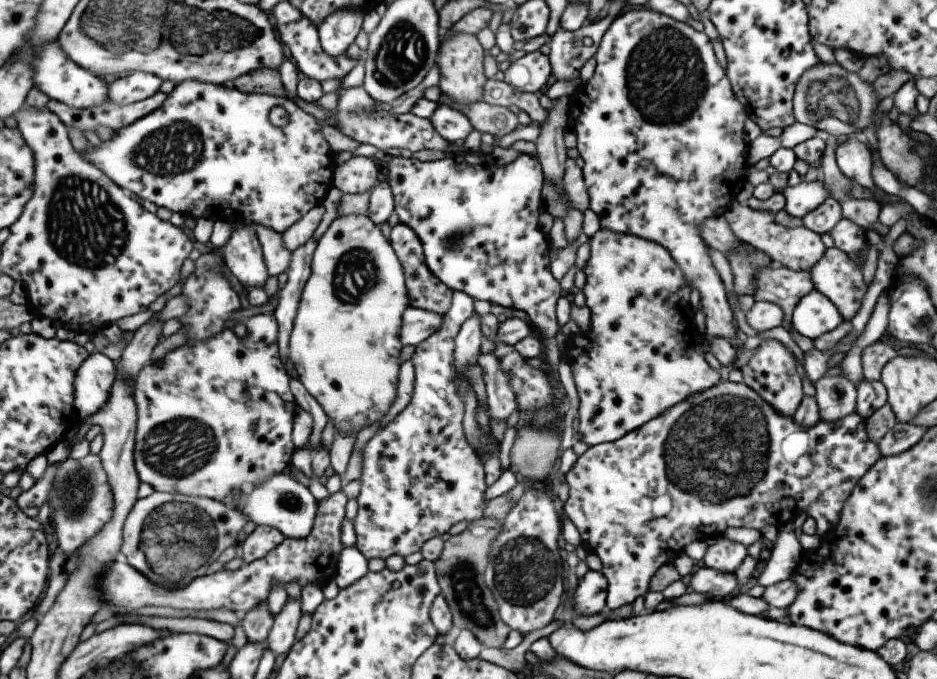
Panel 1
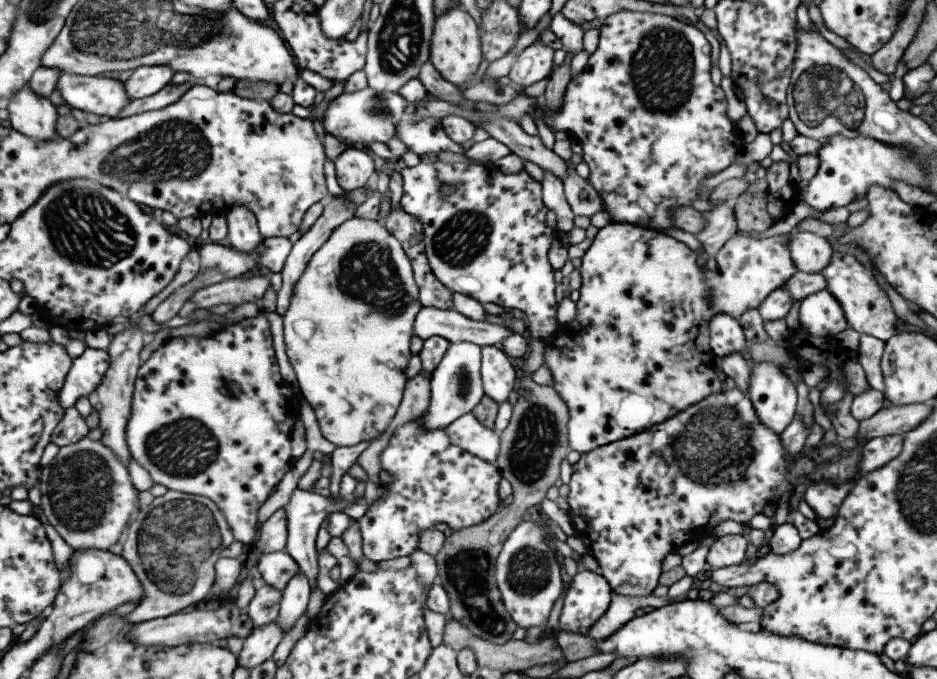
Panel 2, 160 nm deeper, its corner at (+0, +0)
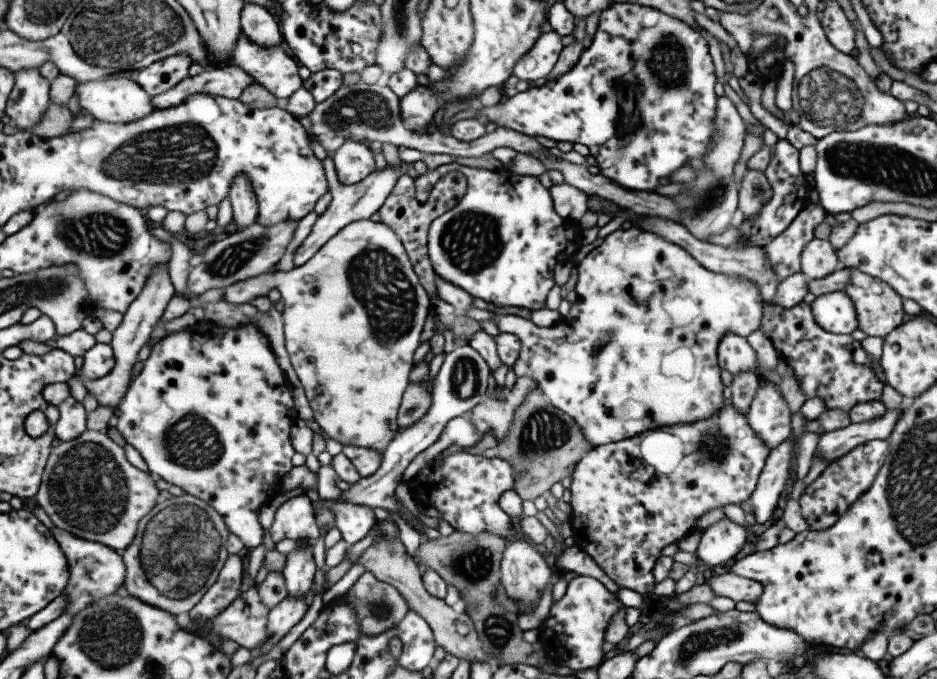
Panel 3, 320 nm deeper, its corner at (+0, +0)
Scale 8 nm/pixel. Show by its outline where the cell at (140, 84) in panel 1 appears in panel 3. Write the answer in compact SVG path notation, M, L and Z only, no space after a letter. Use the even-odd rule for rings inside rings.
M189 53L174 54L142 69L137 82L141 83L150 95L160 95L189 77L189 68L193 63L195 62Z

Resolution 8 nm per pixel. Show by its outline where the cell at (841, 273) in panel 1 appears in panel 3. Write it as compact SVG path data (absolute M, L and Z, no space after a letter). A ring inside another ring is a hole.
M850 269L849 282L844 286L845 294L851 299L857 317L857 329L867 337L886 337L903 320L901 298L886 282L866 275L857 269Z

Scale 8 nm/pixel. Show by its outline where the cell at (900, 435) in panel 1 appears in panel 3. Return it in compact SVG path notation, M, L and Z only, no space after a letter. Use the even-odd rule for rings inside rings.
M873 439L854 446L843 456L826 463L822 472L804 489L797 499L799 512L807 522L808 530L820 531L833 526L852 502L863 494L875 478L887 456L888 444L883 439Z

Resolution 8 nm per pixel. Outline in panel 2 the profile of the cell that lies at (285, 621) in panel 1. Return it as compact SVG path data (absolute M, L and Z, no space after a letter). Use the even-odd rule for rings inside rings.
M301 570L289 581L283 591L280 615L277 620L282 624L284 633L289 628L293 628L293 624L307 612L307 604L313 590L306 574Z

